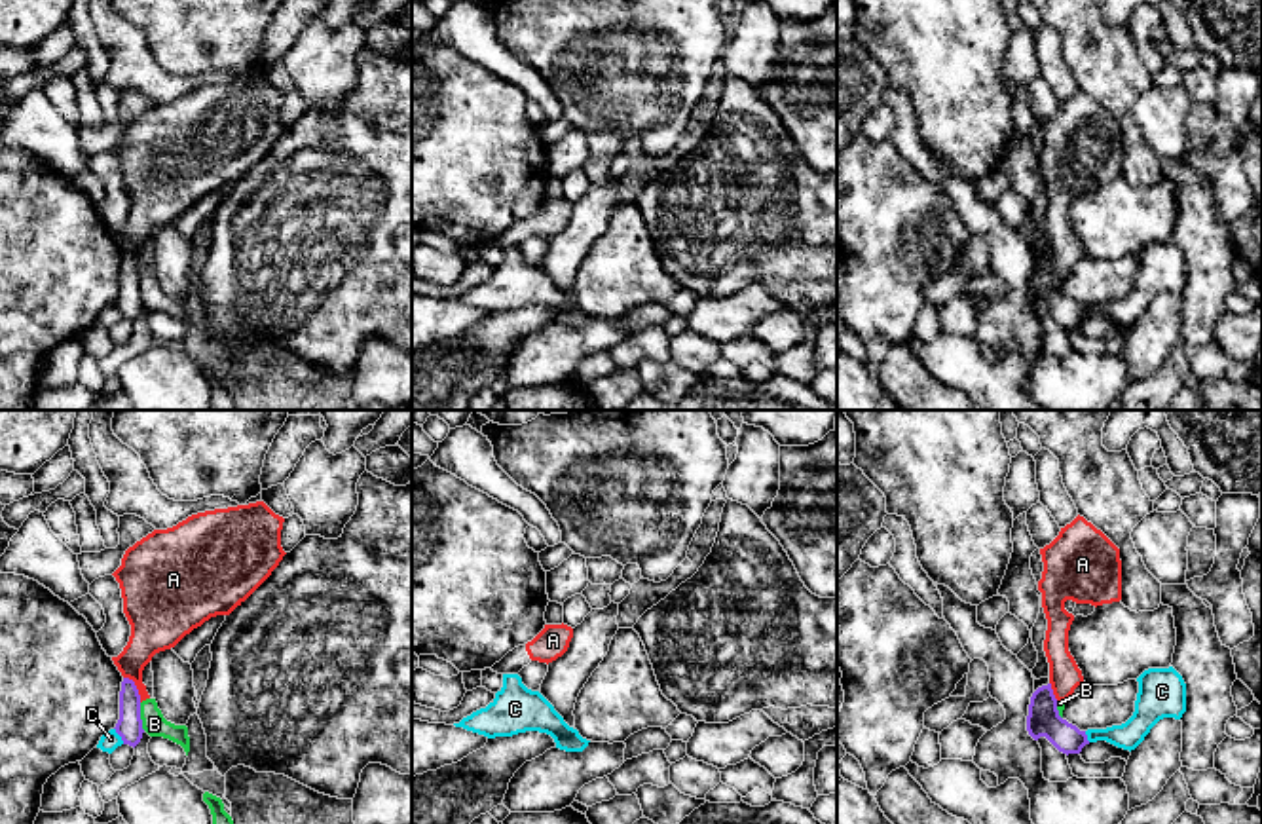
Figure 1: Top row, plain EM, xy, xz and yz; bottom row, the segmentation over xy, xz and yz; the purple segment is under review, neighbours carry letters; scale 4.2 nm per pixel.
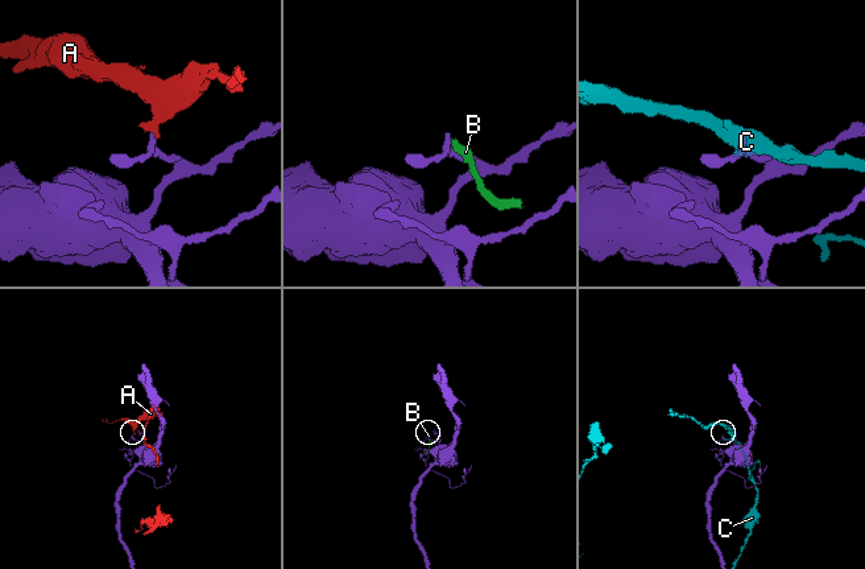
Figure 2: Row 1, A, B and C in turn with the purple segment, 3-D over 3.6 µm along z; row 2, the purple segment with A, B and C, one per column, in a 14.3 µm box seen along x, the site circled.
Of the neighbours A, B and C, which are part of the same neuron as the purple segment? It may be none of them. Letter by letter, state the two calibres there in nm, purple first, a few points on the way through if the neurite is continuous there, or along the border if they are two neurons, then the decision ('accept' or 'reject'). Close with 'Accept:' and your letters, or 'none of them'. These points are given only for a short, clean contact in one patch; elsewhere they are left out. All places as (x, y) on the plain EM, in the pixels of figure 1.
A: 110 nm thick on the purple side, 180 nm on the other; border along xy (124, 251), (133, 257), (141, 276); reject
B: 110 nm thick on the purple side, 100 nm on the other; border along xy (139, 278), (139, 293), (145, 304); reject
C: 110 nm thick on the purple side, 80 nm on the other; reject
Accept: none of them

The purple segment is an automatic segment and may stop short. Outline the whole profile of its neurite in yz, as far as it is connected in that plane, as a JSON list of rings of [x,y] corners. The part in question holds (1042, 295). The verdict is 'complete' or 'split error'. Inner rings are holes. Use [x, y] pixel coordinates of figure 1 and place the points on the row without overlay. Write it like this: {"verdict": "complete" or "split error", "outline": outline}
{"verdict": "complete", "outline": [[[1051,258],[1038,262],[1029,279],[1027,306],[1038,315],[1046,311],[1063,328],[1080,328],[1089,319],[1086,306],[1059,290]]]}

